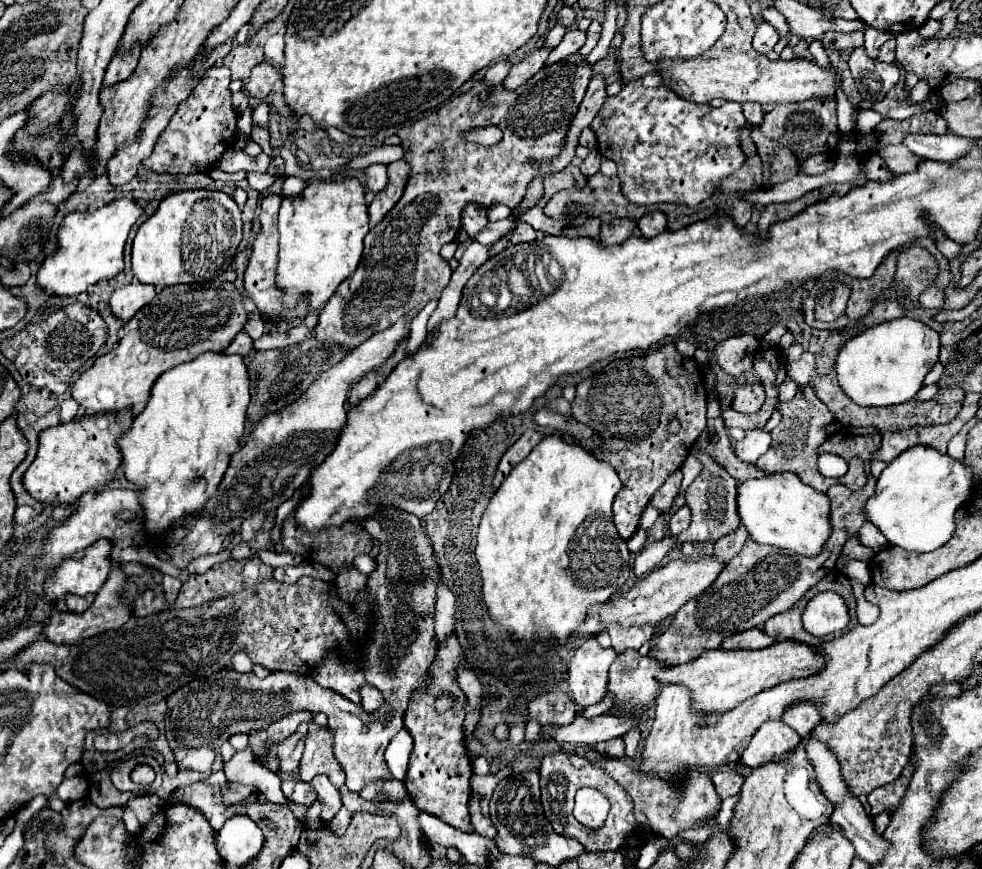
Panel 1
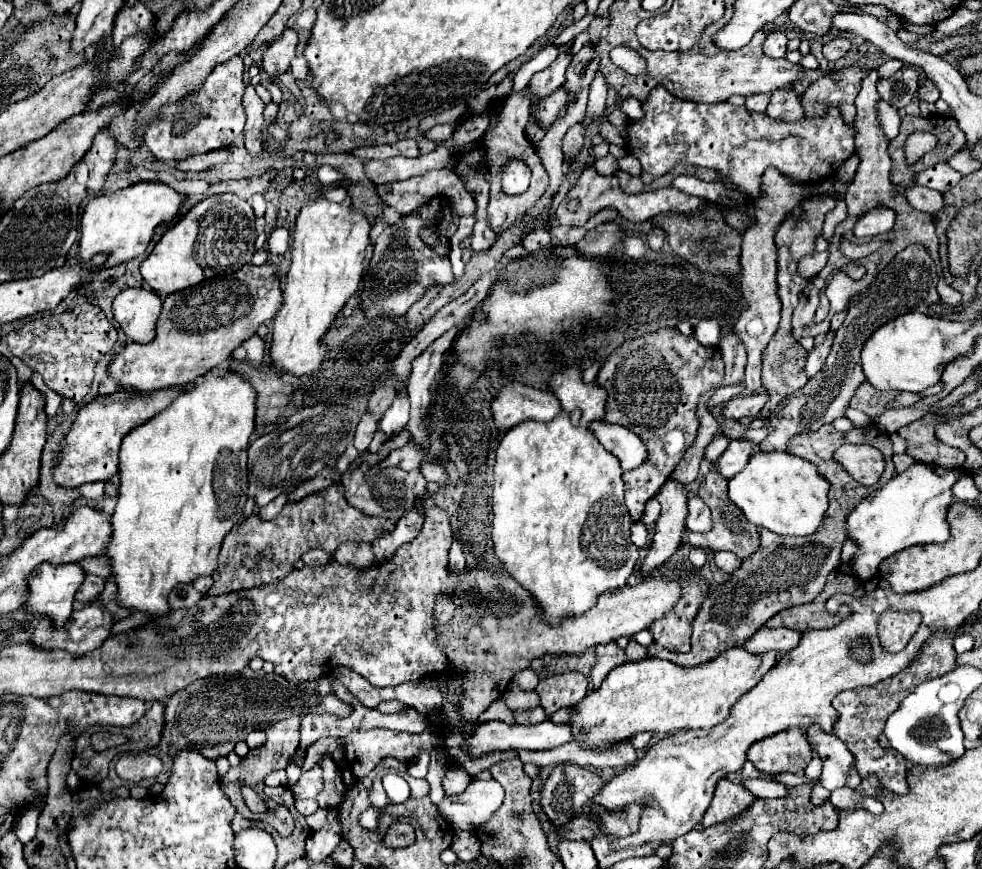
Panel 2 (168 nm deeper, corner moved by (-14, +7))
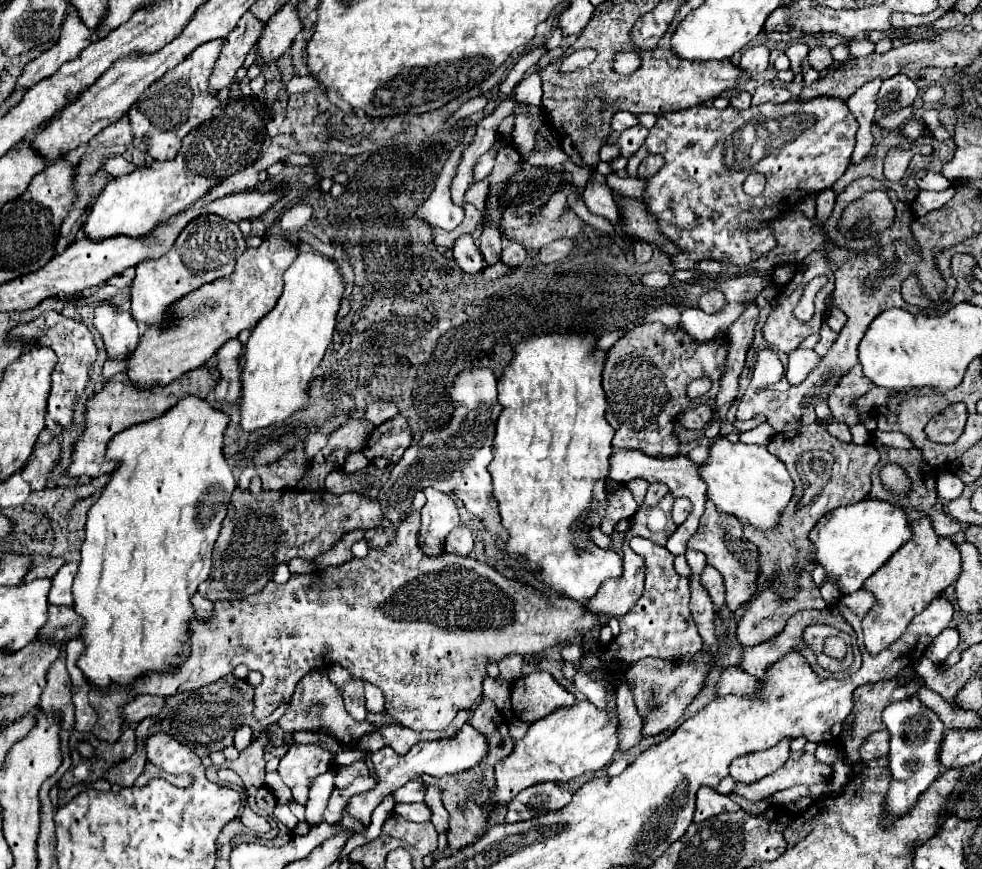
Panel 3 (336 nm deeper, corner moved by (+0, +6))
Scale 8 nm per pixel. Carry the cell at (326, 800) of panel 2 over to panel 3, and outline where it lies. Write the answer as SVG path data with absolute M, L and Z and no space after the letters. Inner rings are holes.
M314 744L290 746L286 756L280 758L278 774L284 780L284 784L292 790L296 802L306 806L312 780L324 774L330 766L332 756L328 750Z

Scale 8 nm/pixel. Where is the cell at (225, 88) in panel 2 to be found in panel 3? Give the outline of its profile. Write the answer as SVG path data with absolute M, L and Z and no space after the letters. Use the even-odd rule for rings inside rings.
M212 40L196 48L190 56L186 56L186 60L166 72L166 76L150 84L150 88L146 88L146 92L142 94L142 100L138 100L134 108L130 108L128 118L134 138L138 138L146 146L146 154L150 160L174 160L180 150L182 138L200 128L204 122L212 120L222 110L224 100L220 100L220 96L212 92L208 84L208 78L222 50L222 42L224 40Z

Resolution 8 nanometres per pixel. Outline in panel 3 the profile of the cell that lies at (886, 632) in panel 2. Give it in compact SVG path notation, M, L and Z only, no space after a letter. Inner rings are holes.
M920 518L912 522L914 538L908 540L890 560L866 580L864 588L870 590L876 598L874 608L871 608L862 621L864 646L870 654L878 654L886 650L892 642L906 631L910 620L920 614L934 596L942 594L950 584L954 584L962 572L962 558L958 544L950 538L942 538L934 532L930 518Z

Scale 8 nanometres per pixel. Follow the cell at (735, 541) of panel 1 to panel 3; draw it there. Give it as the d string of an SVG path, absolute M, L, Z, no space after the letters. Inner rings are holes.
M706 566L702 570L702 586L708 590L712 602L714 602L714 608L720 608L722 602L724 602L724 580L722 580L722 574L712 568L712 566Z

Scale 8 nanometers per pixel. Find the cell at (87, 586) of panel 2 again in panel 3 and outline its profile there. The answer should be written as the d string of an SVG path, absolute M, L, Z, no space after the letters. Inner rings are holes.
M68 562L58 570L58 574L52 578L52 590L48 594L50 604L56 604L56 606L72 606L74 604L72 582L76 578L76 572L78 572L76 562Z

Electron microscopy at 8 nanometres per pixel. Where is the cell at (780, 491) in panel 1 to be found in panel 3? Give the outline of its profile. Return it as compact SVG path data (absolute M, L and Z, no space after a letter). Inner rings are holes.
M718 438L712 442L710 456L702 466L702 478L708 486L708 498L718 510L736 516L740 522L748 522L762 532L774 530L778 526L784 508L794 496L794 482L786 466L782 460L770 454L766 446L750 446L742 442L732 444L724 438Z

